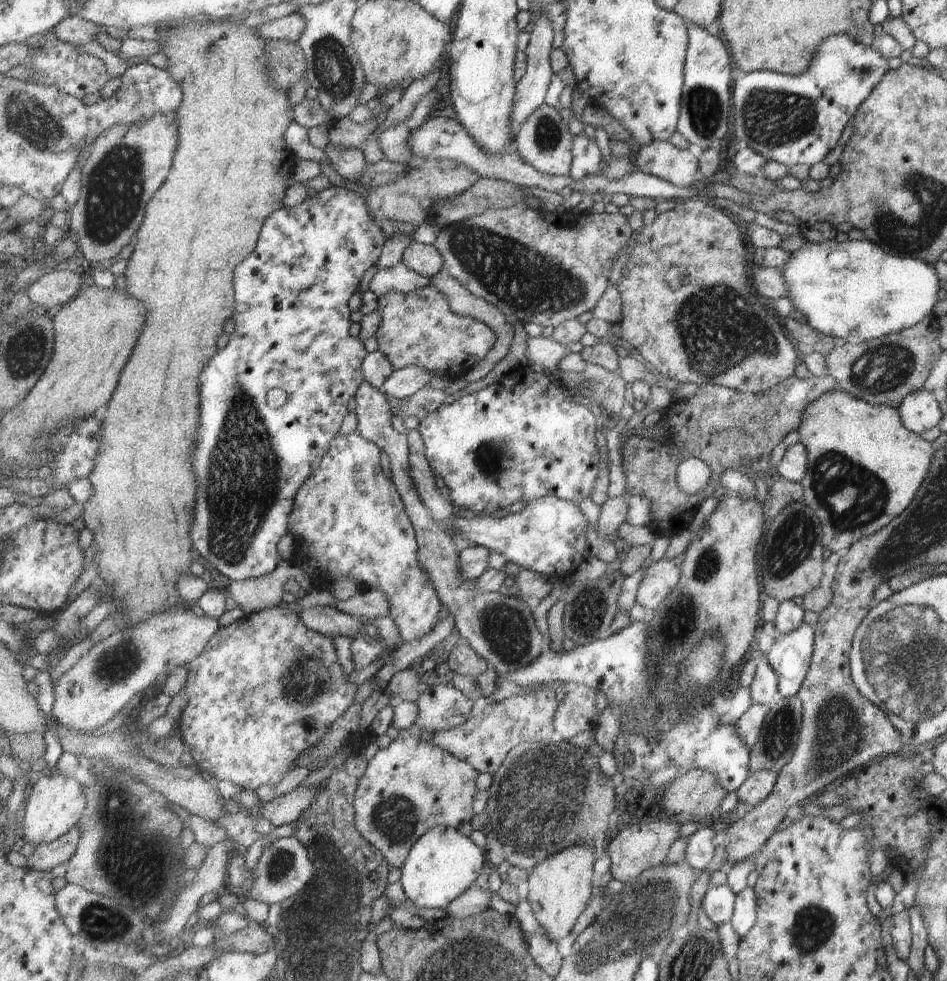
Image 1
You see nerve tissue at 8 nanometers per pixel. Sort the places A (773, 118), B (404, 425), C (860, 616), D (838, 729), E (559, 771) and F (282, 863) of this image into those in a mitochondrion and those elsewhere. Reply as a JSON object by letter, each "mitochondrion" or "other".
{"A":"mitochondrion","B":"other","C":"mitochondrion","D":"mitochondrion","E":"mitochondrion","F":"mitochondrion"}

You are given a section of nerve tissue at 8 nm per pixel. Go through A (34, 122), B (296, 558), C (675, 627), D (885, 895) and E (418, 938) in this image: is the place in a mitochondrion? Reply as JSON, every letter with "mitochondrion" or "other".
{"A":"mitochondrion","B":"other","C":"mitochondrion","D":"other","E":"other"}

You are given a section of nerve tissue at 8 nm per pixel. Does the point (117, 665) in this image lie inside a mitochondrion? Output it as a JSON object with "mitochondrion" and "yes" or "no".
{"mitochondrion":"yes"}

